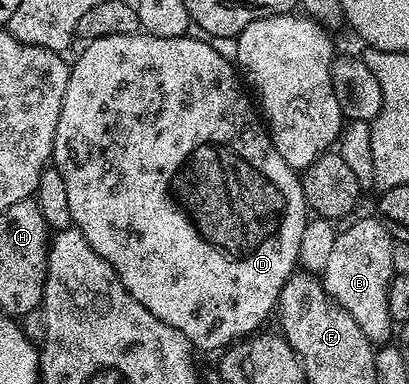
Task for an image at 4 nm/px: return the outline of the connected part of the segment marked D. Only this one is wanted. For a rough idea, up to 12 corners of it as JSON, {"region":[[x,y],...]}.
{"region":[[210,41],[86,43],[74,229],[192,347],[256,333],[309,220]]}

